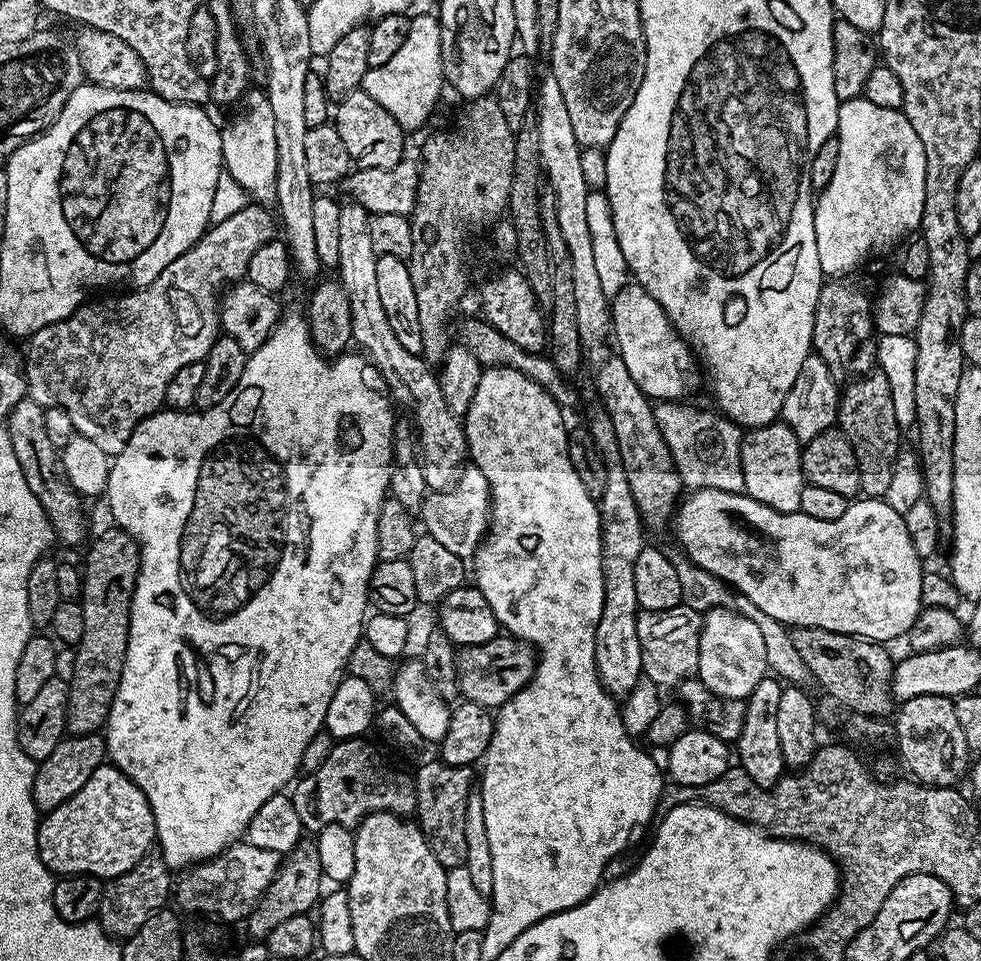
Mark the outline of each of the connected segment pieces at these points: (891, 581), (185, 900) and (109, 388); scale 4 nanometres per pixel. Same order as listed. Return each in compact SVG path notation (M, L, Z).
M697 488L691 494L685 495L679 501L674 513L674 526L676 524L676 536L680 539L679 547L685 556L692 560L697 567L709 571L711 575L729 584L746 598L750 598L765 614L776 618L778 622L792 628L821 628L822 630L834 630L838 634L850 634L860 636L864 640L877 642L889 642L907 637L914 622L922 611L920 599L924 596L924 568L922 558L914 550L914 542L910 542L910 534L906 531L906 522L903 512L894 510L887 499L884 498L856 498L851 501L842 514L834 522L818 522L818 518L810 518L801 512L779 512L770 510L770 506L762 506L754 498L750 498L744 492L723 492L722 490L710 490L709 488Z
M247 842L231 844L214 858L201 860L181 871L174 884L174 900L188 912L201 912L204 918L215 918L220 922L243 921L256 909L260 895L278 874L281 863L281 853L274 850L258 850L258 846Z
M248 202L242 210L238 210L230 218L213 223L208 231L205 232L204 237L193 248L186 250L186 254L174 258L174 262L170 262L170 266L166 266L166 270L162 270L162 274L158 274L158 278L154 278L154 282L150 282L146 287L129 291L129 296L116 296L113 300L100 300L97 304L85 302L81 304L80 309L74 314L70 314L64 320L54 322L50 326L35 332L27 341L28 352L26 348L26 355L24 356L24 376L28 380L27 399L38 402L45 409L55 406L66 410L66 414L70 414L70 422L74 422L79 435L90 438L110 458L116 457L126 446L126 442L131 438L133 432L135 432L142 421L147 416L153 416L155 412L159 412L165 407L164 395L166 394L166 386L170 386L170 378L174 378L174 374L178 374L178 370L182 370L182 366L190 366L190 362L205 360L210 346L214 346L216 337L221 335L220 309L222 307L222 289L229 282L243 281L248 275L248 267L250 266L251 258L254 257L254 252L277 235L277 221L275 224L272 221L271 214L264 208L267 207L261 206L256 202Z

